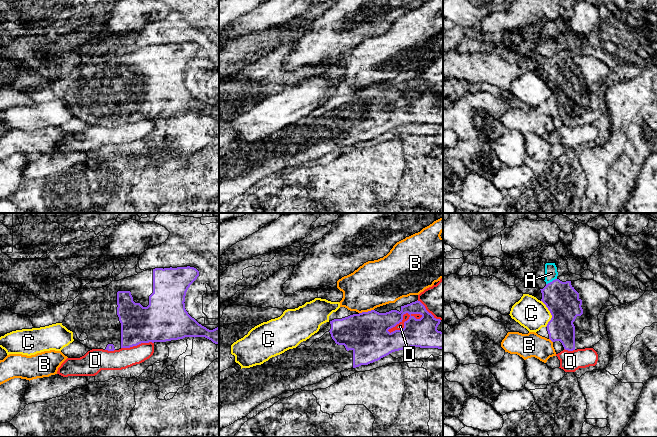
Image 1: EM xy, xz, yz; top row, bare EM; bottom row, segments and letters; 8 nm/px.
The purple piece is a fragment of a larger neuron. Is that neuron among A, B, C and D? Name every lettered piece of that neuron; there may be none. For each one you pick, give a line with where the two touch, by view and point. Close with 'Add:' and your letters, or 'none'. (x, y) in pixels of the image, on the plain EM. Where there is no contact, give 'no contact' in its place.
Add: none

